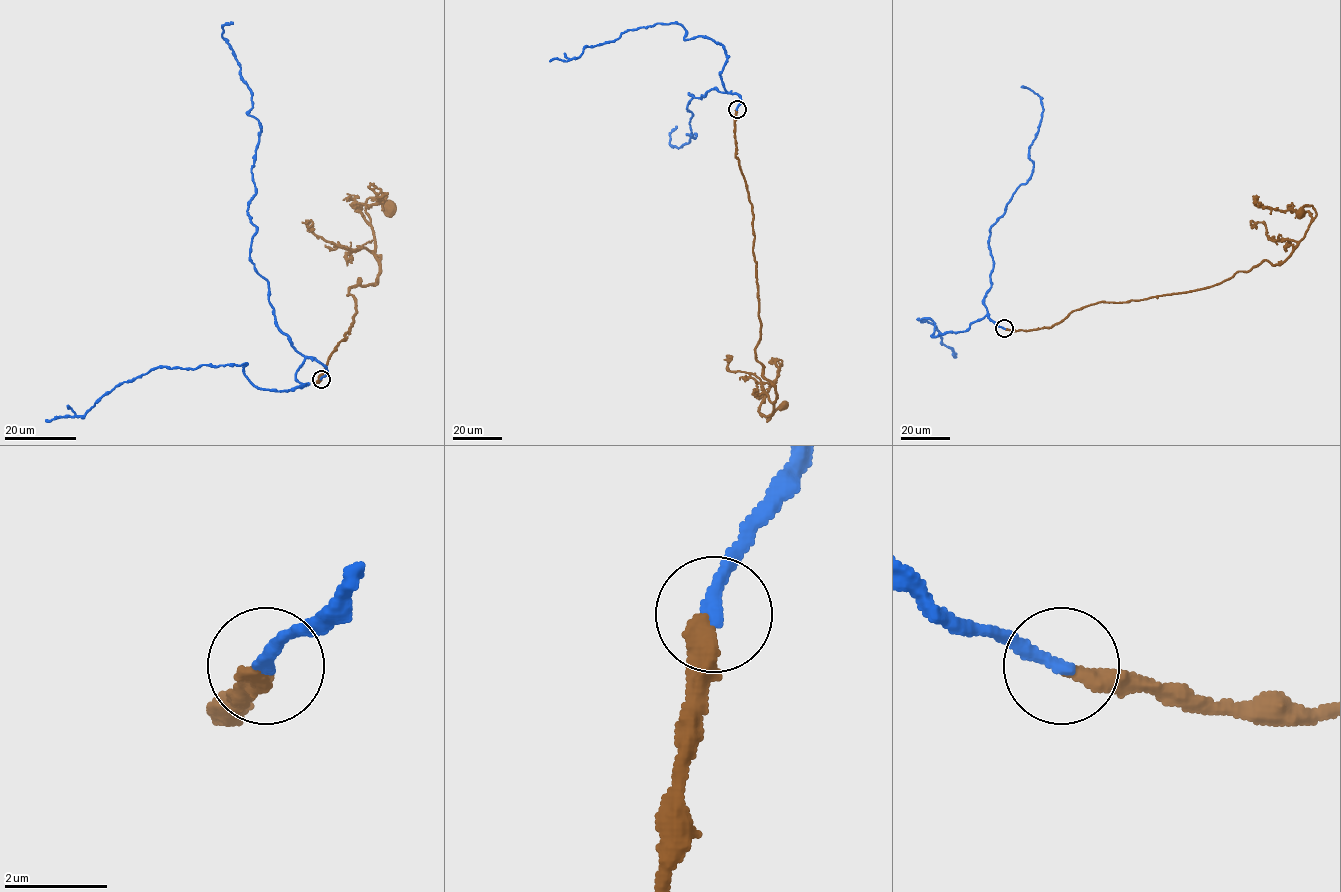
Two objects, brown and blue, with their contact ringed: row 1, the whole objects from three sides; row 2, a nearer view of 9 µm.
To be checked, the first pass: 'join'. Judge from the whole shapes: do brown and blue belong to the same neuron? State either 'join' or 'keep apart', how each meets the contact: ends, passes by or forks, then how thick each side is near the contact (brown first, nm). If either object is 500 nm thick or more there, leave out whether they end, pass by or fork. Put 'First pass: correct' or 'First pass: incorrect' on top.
First pass: incorrect
keep apart | brown ends | blue ends | 360/280 nm

